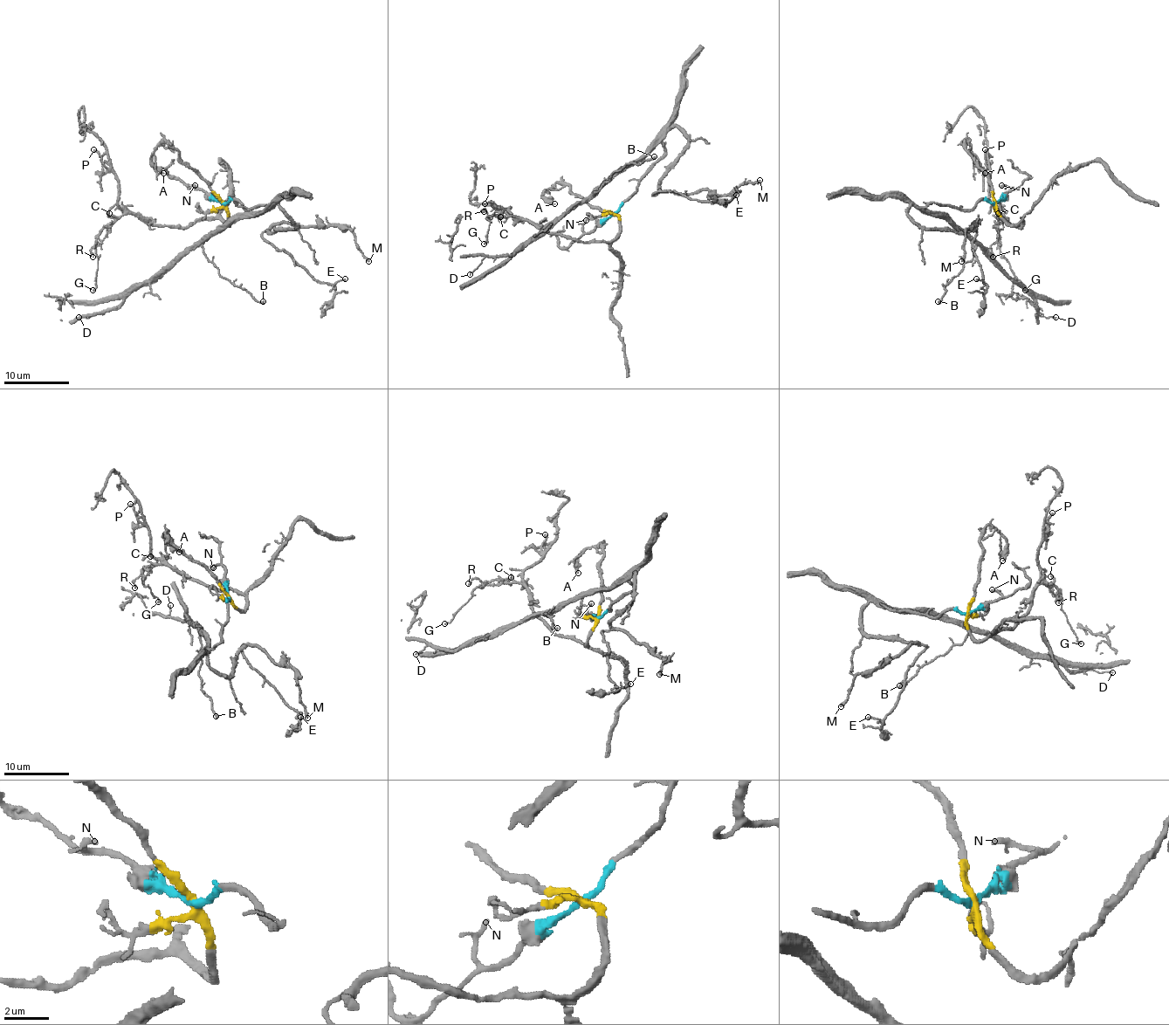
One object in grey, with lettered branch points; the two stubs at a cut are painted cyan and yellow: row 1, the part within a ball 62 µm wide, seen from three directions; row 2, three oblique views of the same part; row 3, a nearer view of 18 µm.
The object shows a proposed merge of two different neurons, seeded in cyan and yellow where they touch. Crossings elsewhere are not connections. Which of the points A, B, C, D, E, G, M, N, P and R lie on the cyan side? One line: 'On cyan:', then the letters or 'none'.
On cyan: B, D, E, M, N

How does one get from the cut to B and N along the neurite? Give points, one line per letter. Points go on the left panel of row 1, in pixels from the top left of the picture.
B: (223, 202), (237, 200), (247, 209), (273, 202), (229, 219), (202, 244), (221, 276), (263, 300)
N: (223, 202), (211, 200), (202, 189), (195, 189), (191, 187), (195, 185)

